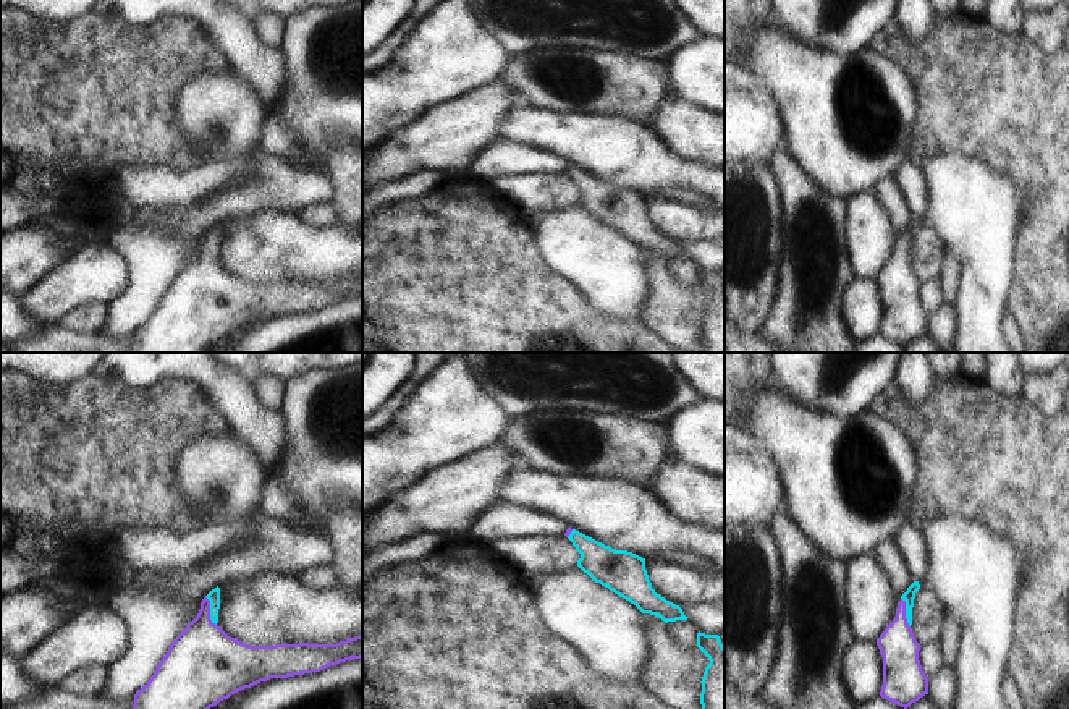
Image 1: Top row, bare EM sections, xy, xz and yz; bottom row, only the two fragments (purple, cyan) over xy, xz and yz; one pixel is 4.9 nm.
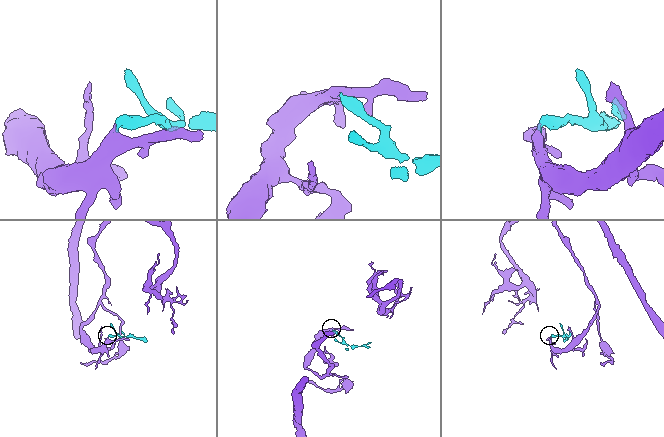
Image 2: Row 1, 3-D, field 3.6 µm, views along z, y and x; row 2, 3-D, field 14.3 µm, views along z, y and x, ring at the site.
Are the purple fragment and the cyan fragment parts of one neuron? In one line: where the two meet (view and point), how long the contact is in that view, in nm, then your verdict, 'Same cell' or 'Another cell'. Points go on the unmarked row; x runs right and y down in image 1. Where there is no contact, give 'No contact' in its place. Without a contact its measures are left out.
Touches purple at xy (209, 248). Shared border 160 nm. Same cell.

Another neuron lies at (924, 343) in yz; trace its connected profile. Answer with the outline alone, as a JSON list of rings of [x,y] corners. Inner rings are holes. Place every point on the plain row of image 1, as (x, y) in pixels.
[[[925,332],[906,346],[906,353],[943,353],[943,351],[938,348],[938,345],[928,335],[928,332]]]

